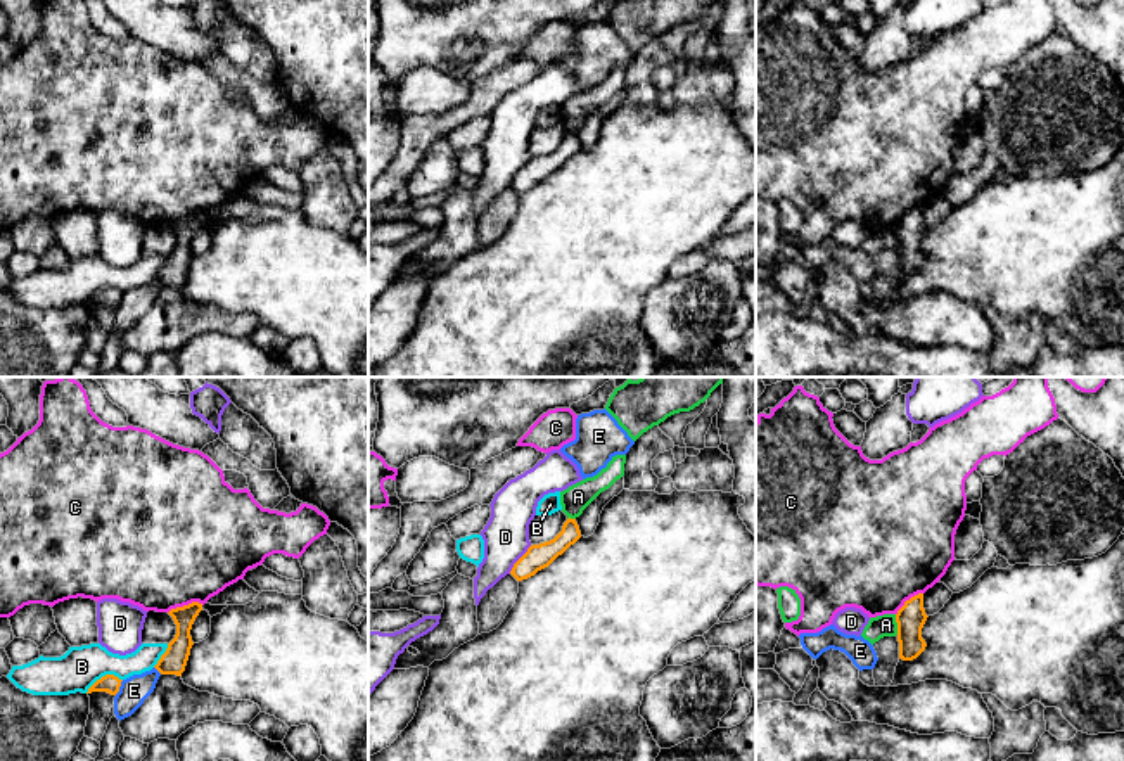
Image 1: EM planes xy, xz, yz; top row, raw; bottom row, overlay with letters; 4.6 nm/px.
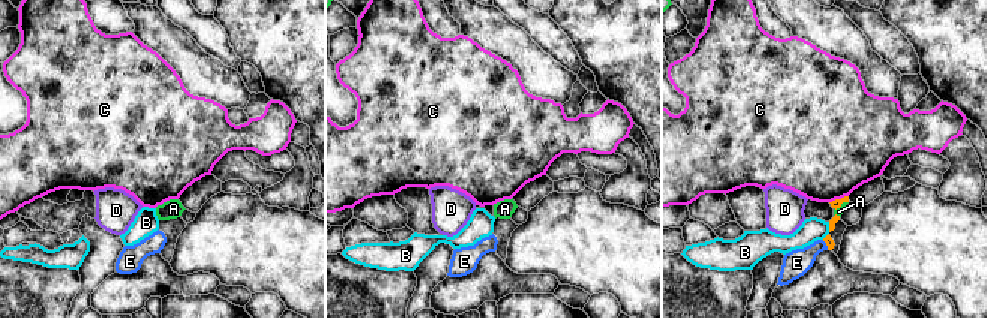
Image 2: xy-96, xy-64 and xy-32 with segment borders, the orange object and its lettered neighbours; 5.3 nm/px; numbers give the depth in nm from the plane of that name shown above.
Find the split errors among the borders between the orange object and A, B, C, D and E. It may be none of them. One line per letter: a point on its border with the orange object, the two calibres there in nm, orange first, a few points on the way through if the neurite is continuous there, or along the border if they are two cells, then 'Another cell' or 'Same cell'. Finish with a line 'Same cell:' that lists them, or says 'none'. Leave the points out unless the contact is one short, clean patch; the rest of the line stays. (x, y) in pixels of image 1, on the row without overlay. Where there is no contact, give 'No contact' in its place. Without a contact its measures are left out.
A: Touches orange at yz (898, 237). Thickness 140 nm (orange) against 100 nm. Boundary: yz (894, 227), (898, 246). Another cell
B: Touches orange at xy (102, 289). Thickness 90 nm (orange) against 190 nm. Another cell
C: Touches orange at xy (185, 218). Thickness 120 nm (orange) against 480 nm. Boundary: xy (203, 217), (191, 215), (177, 218), (168, 225). Another cell
D: Touches orange at xz (519, 172). Thickness 120 nm (orange) against 220 nm. Boundary: xz (531, 158), (509, 185). Another cell
E: Touches orange at xy (120, 298). Thickness 90 nm (orange) against 140 nm. Boundary: xy (123, 293), (114, 306). Another cell
Same cell: none

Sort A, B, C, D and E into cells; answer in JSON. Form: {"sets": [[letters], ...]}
{"sets": [["A"], ["B"], ["C"], ["D"], ["E"]]}

